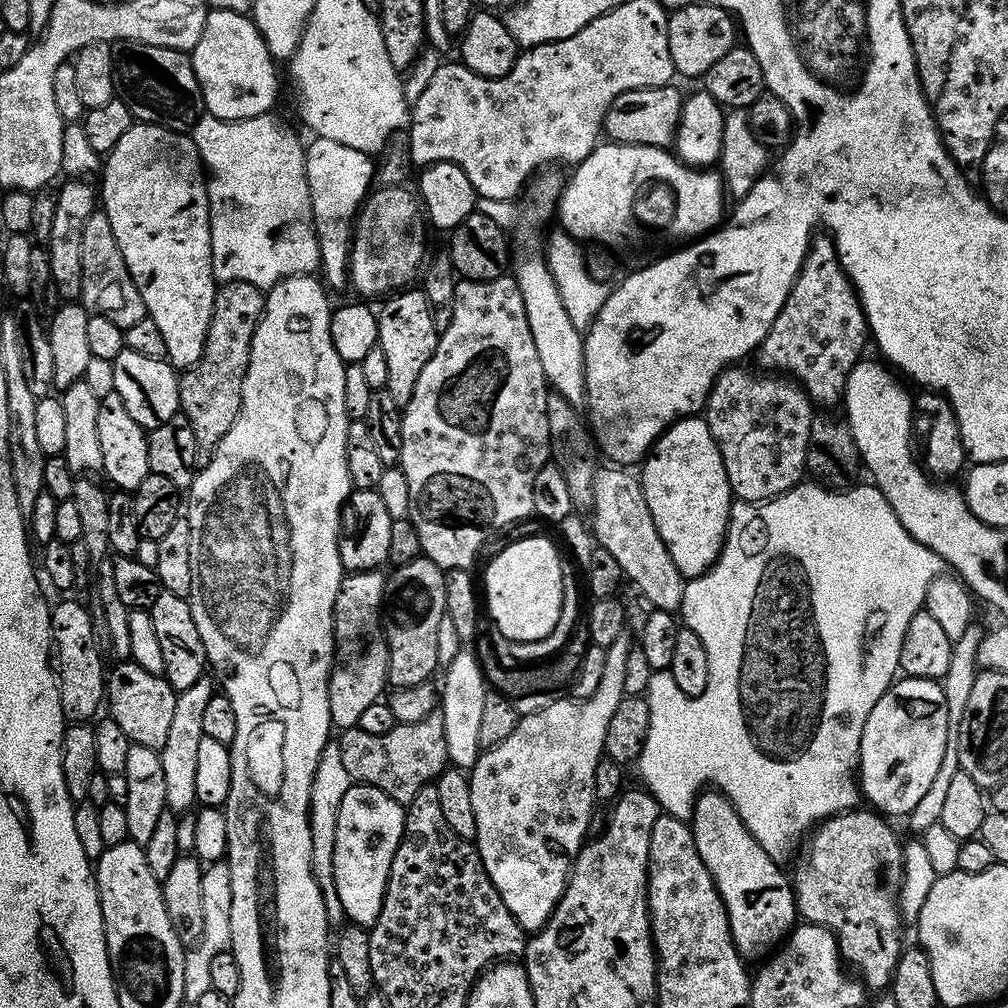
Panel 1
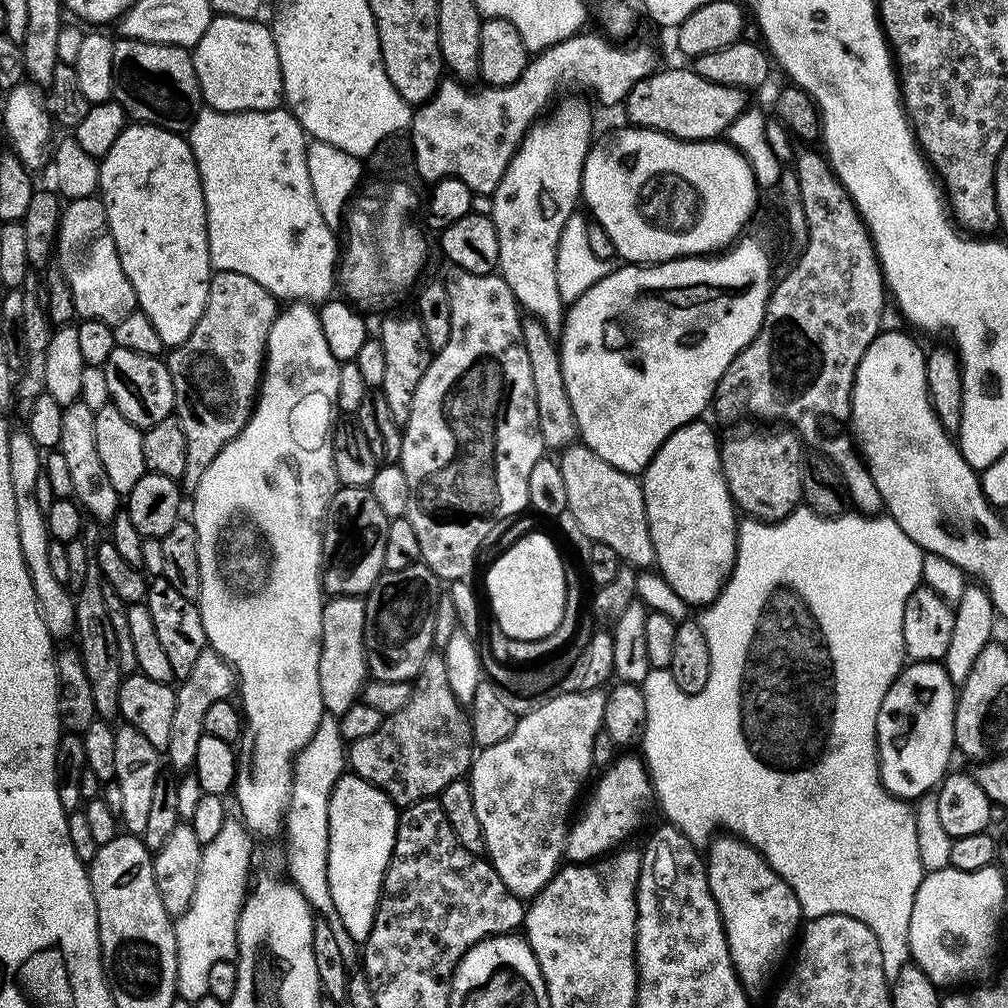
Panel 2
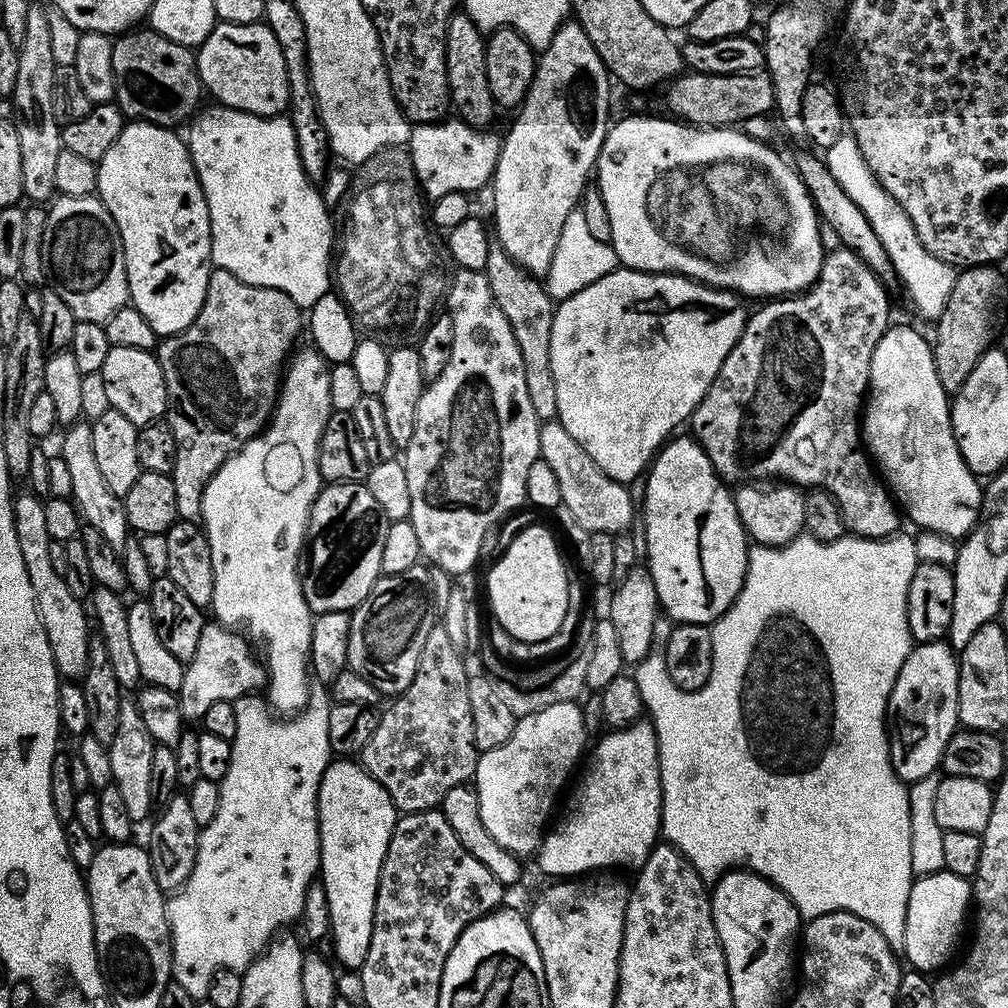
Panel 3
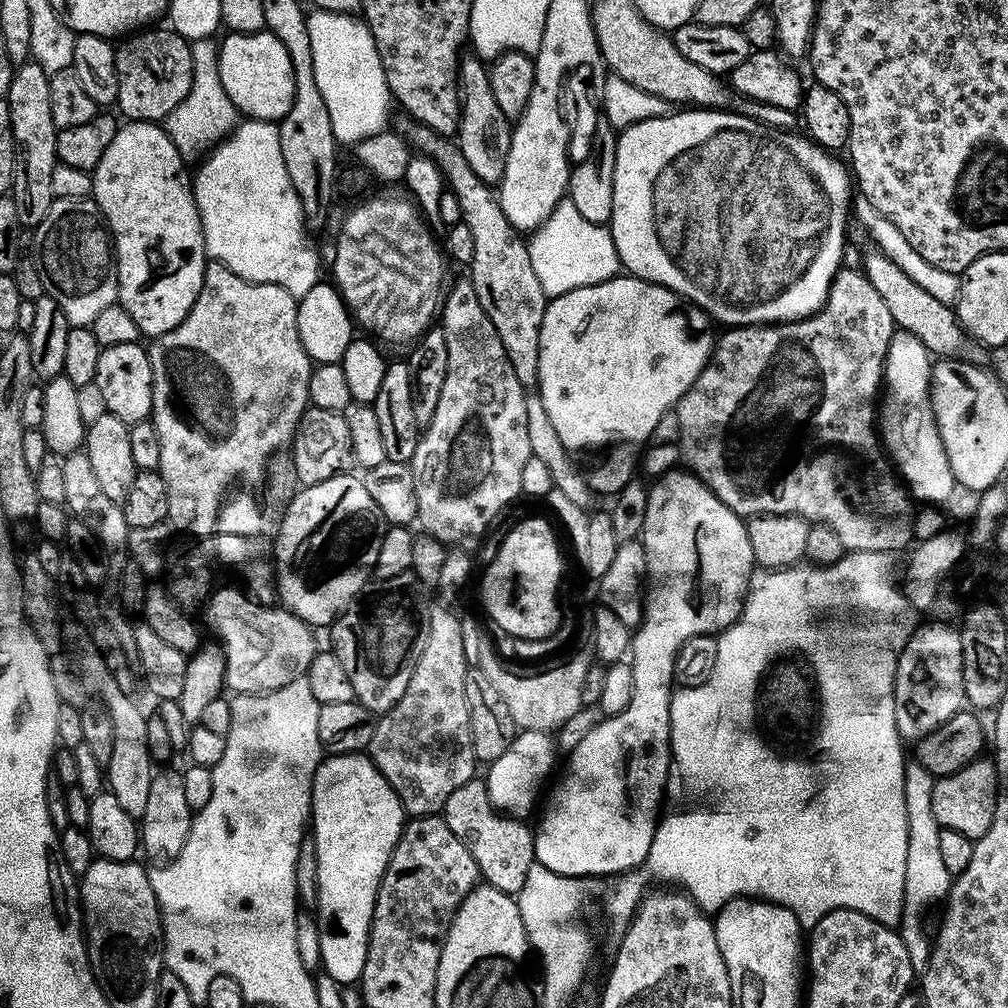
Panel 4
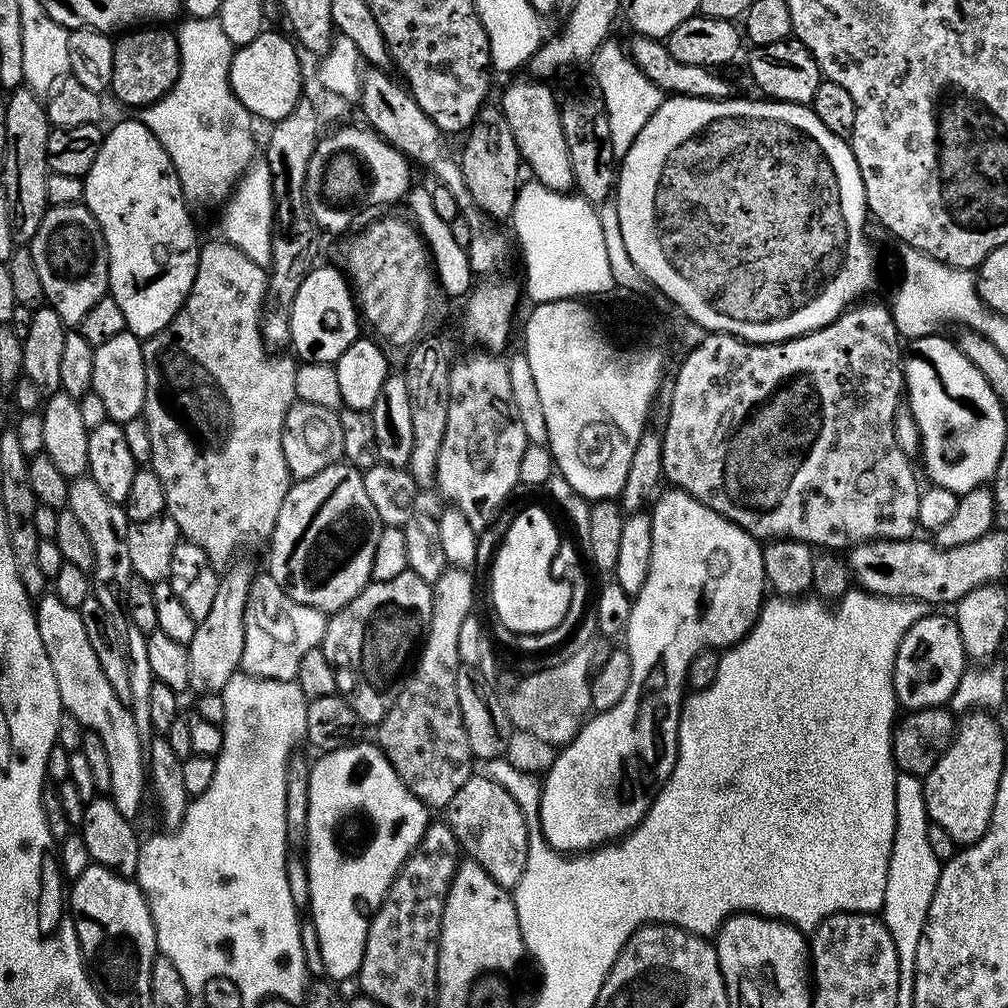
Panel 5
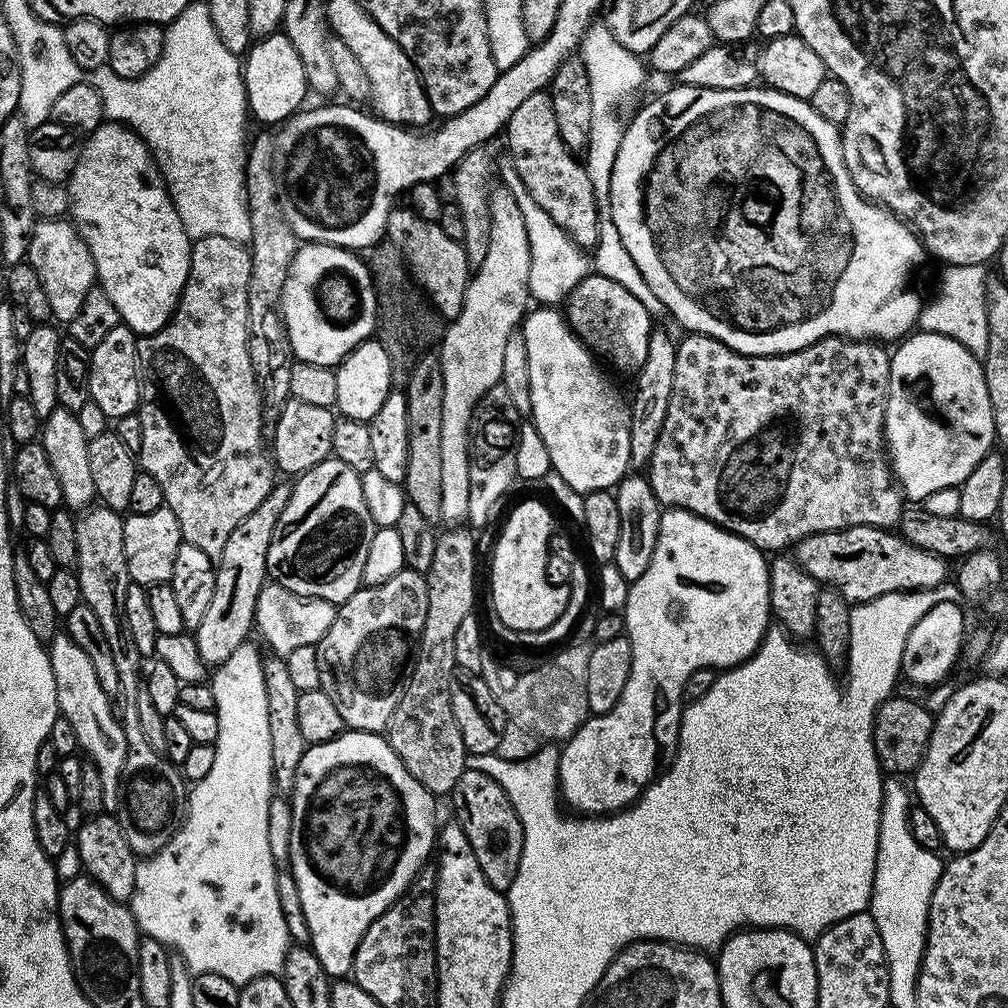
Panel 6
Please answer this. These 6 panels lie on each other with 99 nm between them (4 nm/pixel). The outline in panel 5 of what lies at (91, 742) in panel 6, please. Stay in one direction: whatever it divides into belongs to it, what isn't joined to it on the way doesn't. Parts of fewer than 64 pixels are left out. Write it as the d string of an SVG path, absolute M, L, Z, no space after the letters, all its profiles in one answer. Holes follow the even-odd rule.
M55 594L39 597L34 607L38 634L42 638L42 646L46 646L46 658L50 658L50 666L54 669L54 682L58 682L58 694L63 711L74 714L74 718L78 718L83 728L102 738L102 746L106 746L106 755L110 757L110 799L124 816L136 818L144 796L146 800L146 744L138 726L134 726L131 707L123 704L118 694L114 694L110 682L106 682L106 674L102 674L102 665L90 647L90 637L86 634L86 626L82 626L79 611L66 606L66 602L62 602L62 598L58 598Z

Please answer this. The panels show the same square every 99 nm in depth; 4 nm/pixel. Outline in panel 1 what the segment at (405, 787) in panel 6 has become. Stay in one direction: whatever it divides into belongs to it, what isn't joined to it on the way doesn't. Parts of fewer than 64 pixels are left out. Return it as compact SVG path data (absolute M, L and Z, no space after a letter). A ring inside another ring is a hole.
M354 782L342 794L338 830L334 834L334 886L345 917L353 925L375 924L382 910L390 866L404 833L405 811L405 805L369 784Z

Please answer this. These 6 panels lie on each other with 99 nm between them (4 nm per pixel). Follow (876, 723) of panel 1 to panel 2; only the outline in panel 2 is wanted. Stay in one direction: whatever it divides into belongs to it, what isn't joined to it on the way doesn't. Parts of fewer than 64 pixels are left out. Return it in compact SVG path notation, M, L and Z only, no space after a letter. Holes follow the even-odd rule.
M922 660L909 663L900 669L899 676L886 690L882 706L878 710L876 723L876 751L880 753L880 780L891 796L898 796L909 802L931 793L949 771L956 735L954 718L956 717L957 685L947 676L943 663Z

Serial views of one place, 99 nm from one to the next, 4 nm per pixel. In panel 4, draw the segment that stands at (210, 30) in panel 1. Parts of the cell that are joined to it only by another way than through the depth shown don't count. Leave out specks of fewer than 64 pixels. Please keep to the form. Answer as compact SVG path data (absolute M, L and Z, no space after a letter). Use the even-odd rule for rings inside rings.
M267 30L234 32L225 37L218 44L218 74L237 113L254 120L283 120L294 102L294 74L286 46Z

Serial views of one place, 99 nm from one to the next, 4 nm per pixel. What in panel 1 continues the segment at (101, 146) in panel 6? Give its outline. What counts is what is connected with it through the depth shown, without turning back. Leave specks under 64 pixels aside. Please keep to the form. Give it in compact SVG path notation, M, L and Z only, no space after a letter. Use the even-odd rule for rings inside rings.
M134 122L130 126L130 130L126 130L126 134L122 134L122 139L118 141L118 146L114 146L114 150L107 153L106 159L102 164L103 176L104 185L99 185L98 188L98 196L102 201L102 210L106 214L106 218L110 218L110 226L114 230L114 239L118 241L118 250L122 250L122 258L126 262L126 270L130 270L130 278L134 282L134 286L138 286L138 294L142 294L142 302L148 311L147 316L157 324L158 331L162 333L162 338L166 341L166 350L168 351L166 359L177 370L192 368L202 358L202 350L206 346L206 334L210 326L212 307L214 306L214 298L218 287L215 278L212 276L208 181L206 179L204 161L200 159L191 135L175 132L157 124Z

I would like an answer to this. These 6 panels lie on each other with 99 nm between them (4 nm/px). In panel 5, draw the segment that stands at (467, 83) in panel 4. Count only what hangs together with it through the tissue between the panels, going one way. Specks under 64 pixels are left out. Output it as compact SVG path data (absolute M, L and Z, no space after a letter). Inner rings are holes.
M485 106L463 140L464 149L458 152L458 159L462 178L466 178L466 190L470 190L476 205L493 221L505 221L514 210L517 187L522 180L520 151L514 142L514 130L510 130L510 122L506 122L499 107Z

